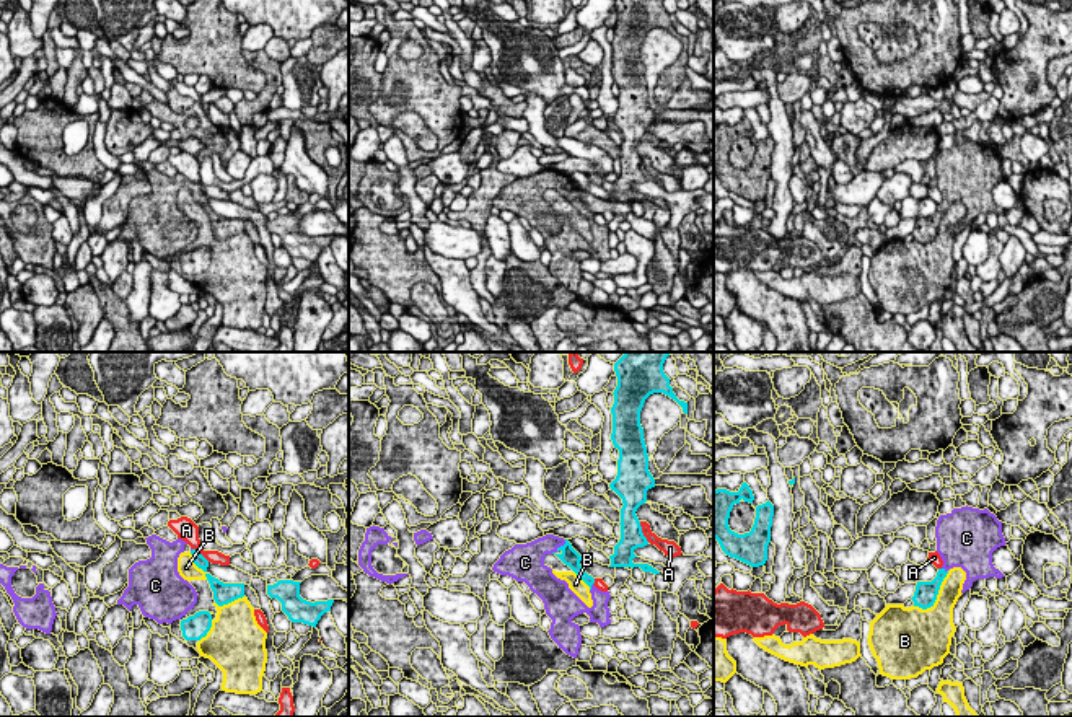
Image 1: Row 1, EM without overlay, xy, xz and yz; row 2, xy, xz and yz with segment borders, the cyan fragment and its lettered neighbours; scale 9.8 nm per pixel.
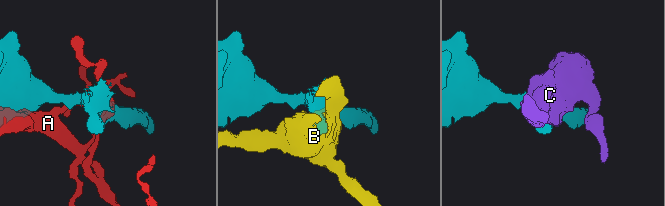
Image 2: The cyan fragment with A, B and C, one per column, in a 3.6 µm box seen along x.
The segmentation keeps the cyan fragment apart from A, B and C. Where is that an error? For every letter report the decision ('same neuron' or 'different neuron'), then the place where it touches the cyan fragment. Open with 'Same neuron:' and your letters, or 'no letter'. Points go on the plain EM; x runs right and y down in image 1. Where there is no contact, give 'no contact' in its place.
Same neuron: C
A: different neuron; contact xz (641, 167)
B: different neuron; contact yz (939, 224)
C: same neuron; contact xz (561, 181)

